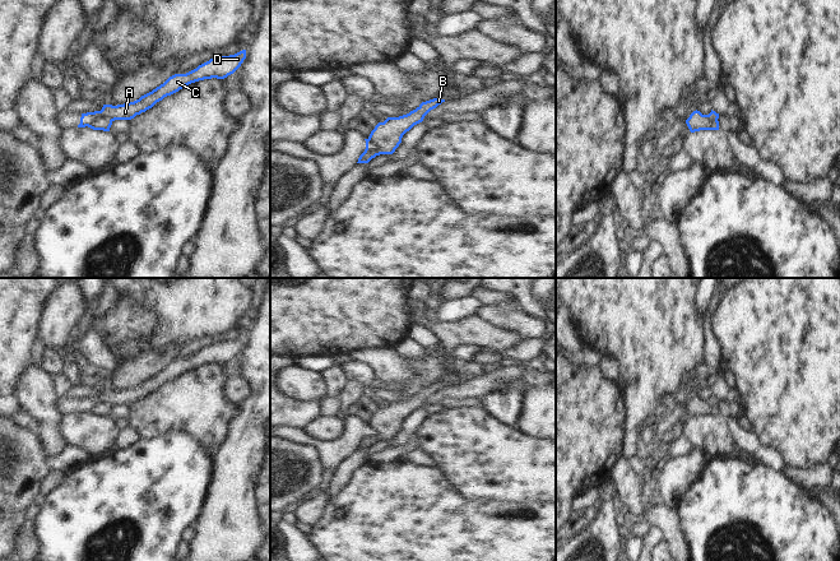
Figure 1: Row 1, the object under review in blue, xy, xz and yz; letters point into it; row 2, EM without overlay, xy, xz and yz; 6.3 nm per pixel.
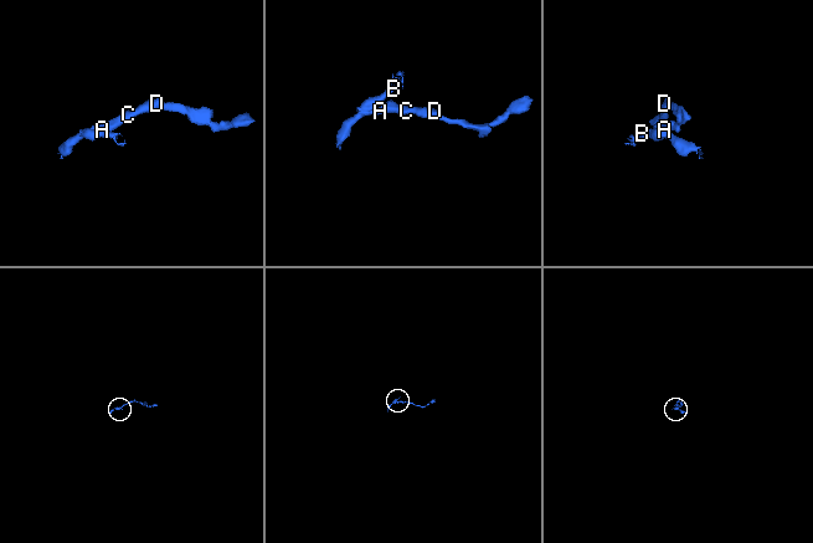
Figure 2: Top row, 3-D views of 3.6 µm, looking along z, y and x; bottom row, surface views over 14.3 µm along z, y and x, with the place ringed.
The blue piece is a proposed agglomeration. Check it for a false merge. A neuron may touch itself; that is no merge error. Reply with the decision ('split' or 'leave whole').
split

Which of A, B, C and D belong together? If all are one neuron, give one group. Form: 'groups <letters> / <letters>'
groups A C D / B

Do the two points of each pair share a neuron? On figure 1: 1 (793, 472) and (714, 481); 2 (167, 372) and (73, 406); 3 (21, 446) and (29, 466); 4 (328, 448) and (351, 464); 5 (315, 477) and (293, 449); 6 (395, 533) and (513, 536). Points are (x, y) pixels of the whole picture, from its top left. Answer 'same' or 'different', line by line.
1: different
2: same
3: same
4: different
5: same
6: same

